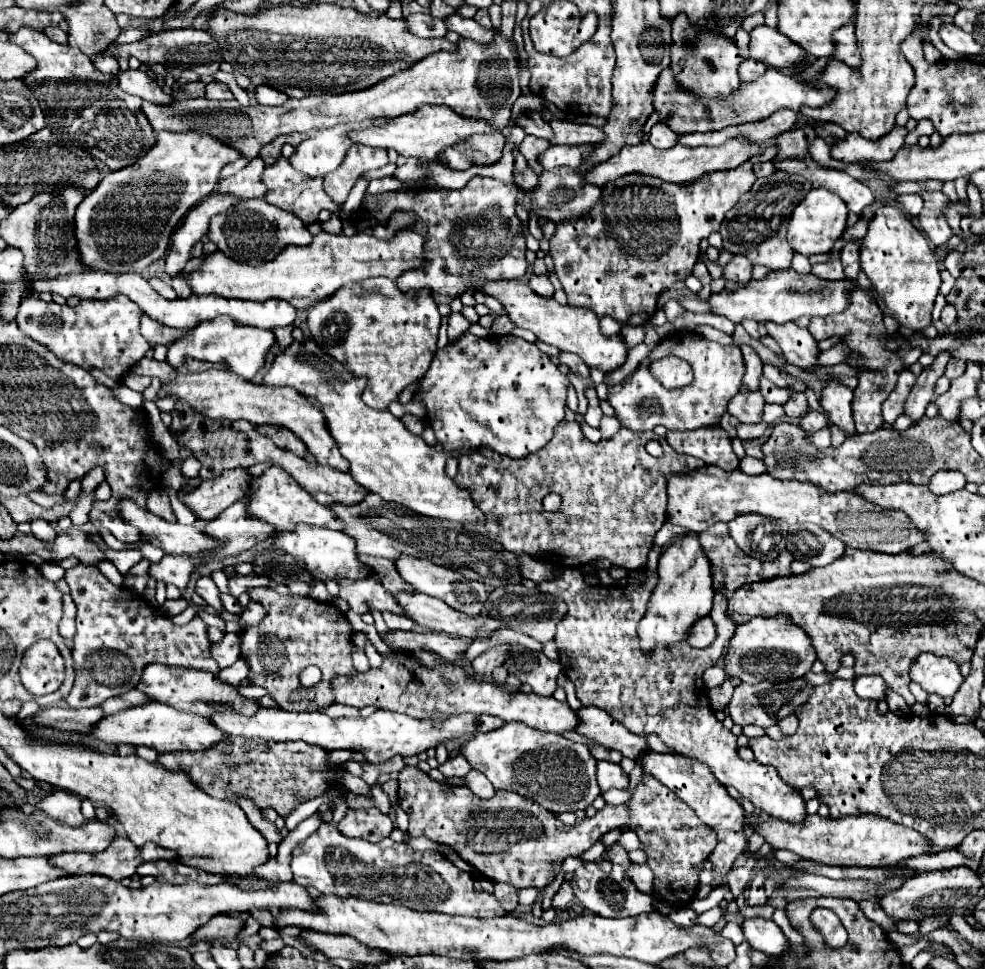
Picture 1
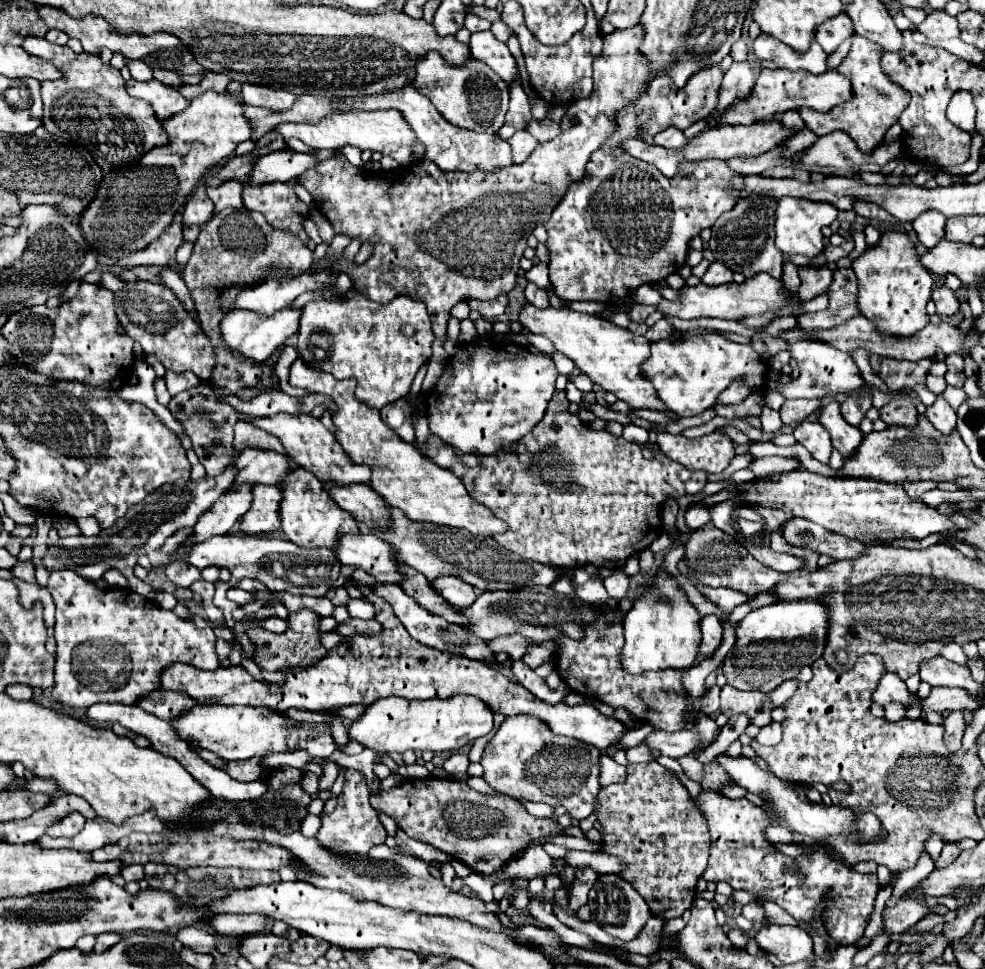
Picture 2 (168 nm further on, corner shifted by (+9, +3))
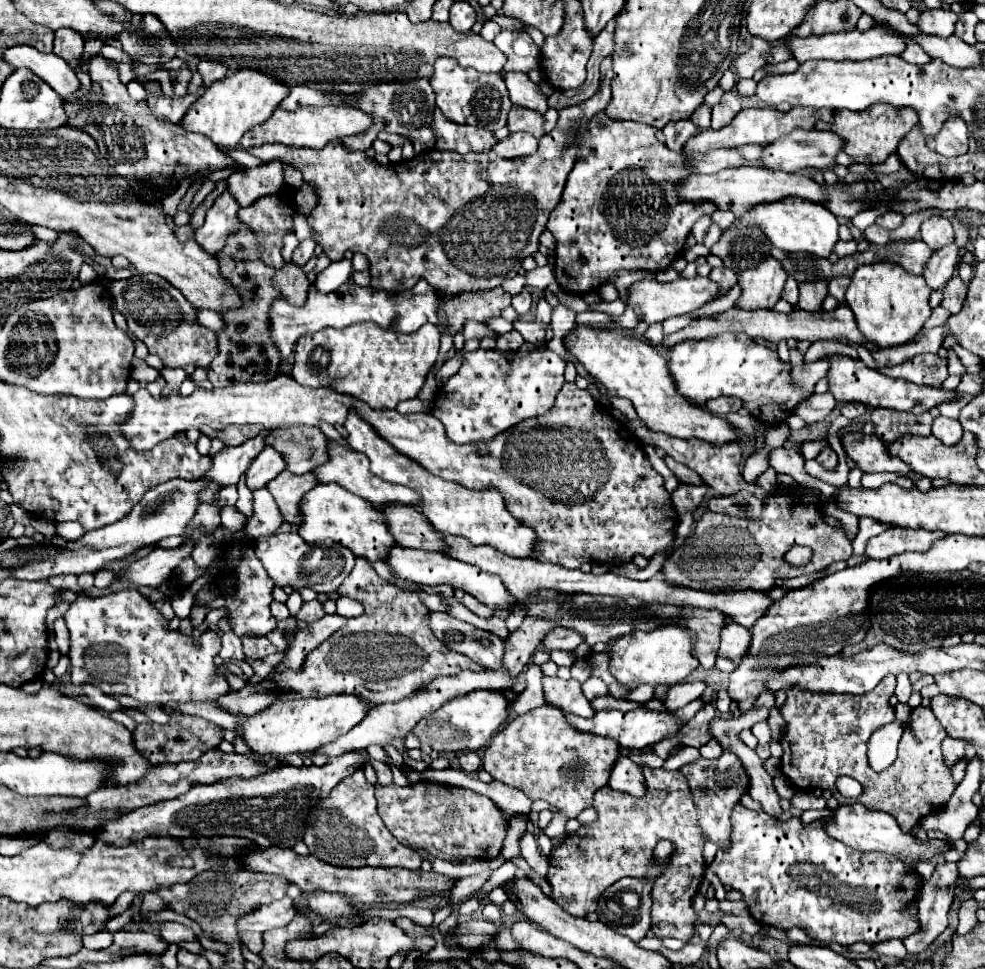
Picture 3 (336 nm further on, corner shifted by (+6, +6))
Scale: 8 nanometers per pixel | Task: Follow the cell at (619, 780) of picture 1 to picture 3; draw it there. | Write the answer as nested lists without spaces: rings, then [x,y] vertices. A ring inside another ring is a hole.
[[[620,757],[620,761],[616,761],[616,769],[612,769],[608,785],[616,791],[624,791],[634,797],[642,797],[646,793],[646,781],[642,769],[630,757]]]

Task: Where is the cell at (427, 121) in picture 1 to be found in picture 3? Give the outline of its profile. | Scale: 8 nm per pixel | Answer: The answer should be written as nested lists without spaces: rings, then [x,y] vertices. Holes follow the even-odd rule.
[[[302,107],[296,111],[284,111],[276,109],[270,119],[266,119],[262,125],[258,125],[252,131],[246,131],[240,139],[240,147],[249,149],[254,145],[264,145],[264,143],[282,143],[290,147],[310,147],[310,149],[322,149],[328,141],[340,139],[346,135],[358,135],[364,133],[372,125],[372,117],[366,113],[356,111],[354,107]]]

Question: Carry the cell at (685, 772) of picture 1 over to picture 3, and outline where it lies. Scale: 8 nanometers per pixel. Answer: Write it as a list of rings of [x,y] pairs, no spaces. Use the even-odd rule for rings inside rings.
[[[740,803],[732,811],[730,849],[718,851],[710,869],[724,885],[732,885],[732,889],[742,893],[750,915],[758,923],[784,931],[800,927],[806,929],[812,939],[822,943],[834,941],[840,945],[852,945],[858,941],[880,943],[888,939],[906,939],[922,927],[918,919],[904,915],[904,909],[920,893],[920,875],[916,873],[916,867],[888,853],[860,853],[848,849],[848,845],[832,839],[824,831],[822,819],[810,825],[804,825],[800,817],[778,821],[764,811],[750,811]]]

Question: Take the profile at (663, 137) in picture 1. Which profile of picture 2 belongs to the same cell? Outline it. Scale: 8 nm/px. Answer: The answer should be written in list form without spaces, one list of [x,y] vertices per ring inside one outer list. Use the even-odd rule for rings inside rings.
[[[669,126],[669,128],[665,128],[663,132],[655,134],[655,136],[653,136],[653,142],[659,144],[659,146],[663,146],[663,148],[673,148],[673,150],[677,150],[677,148],[683,148],[683,146],[687,144],[687,138],[685,138],[685,134],[683,134],[679,128]]]

